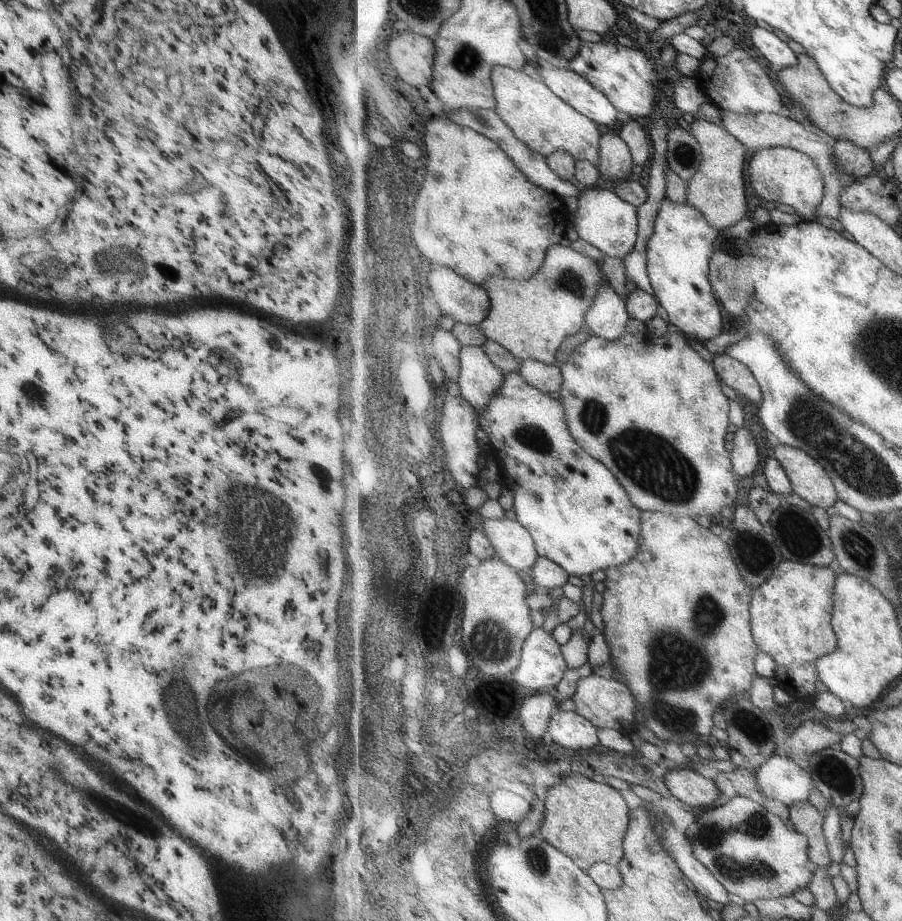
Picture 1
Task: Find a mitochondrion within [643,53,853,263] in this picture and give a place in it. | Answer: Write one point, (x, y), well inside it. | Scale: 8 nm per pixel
(684, 155)

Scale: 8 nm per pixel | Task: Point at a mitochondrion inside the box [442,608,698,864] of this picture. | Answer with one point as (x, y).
(492, 641)

